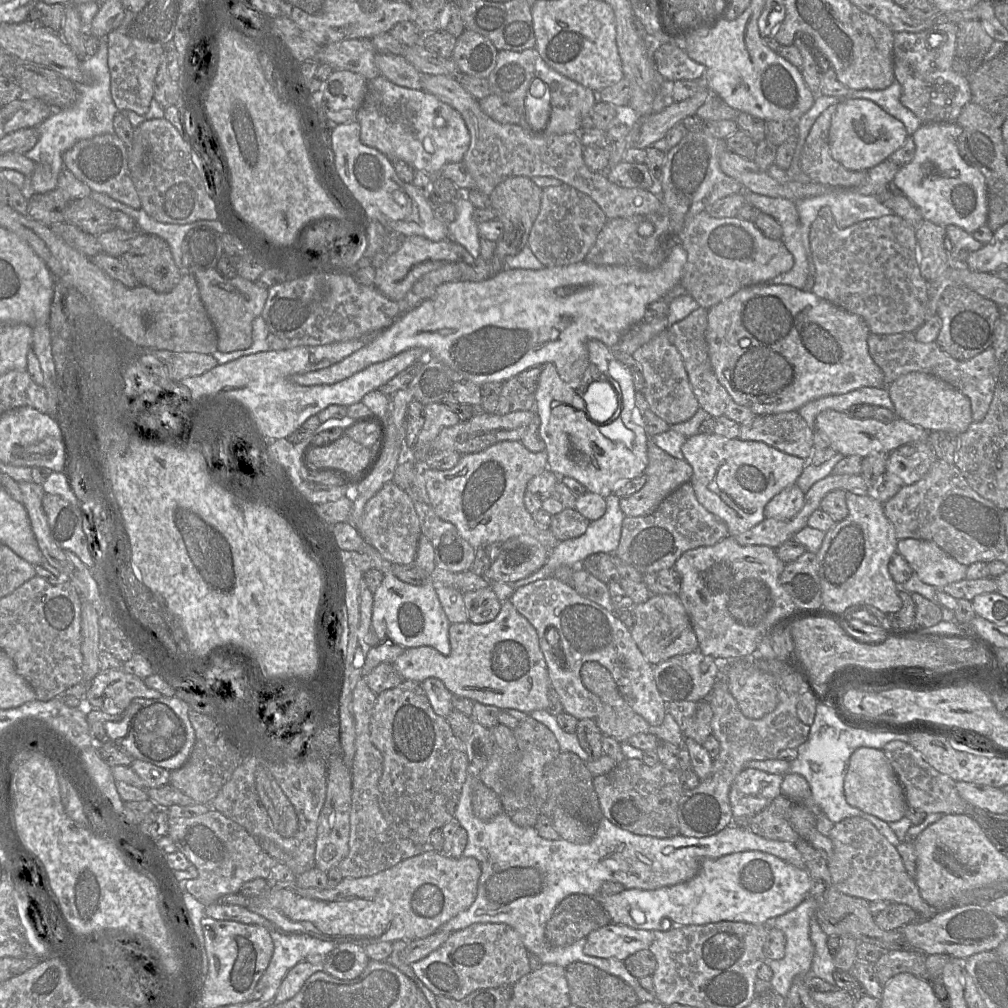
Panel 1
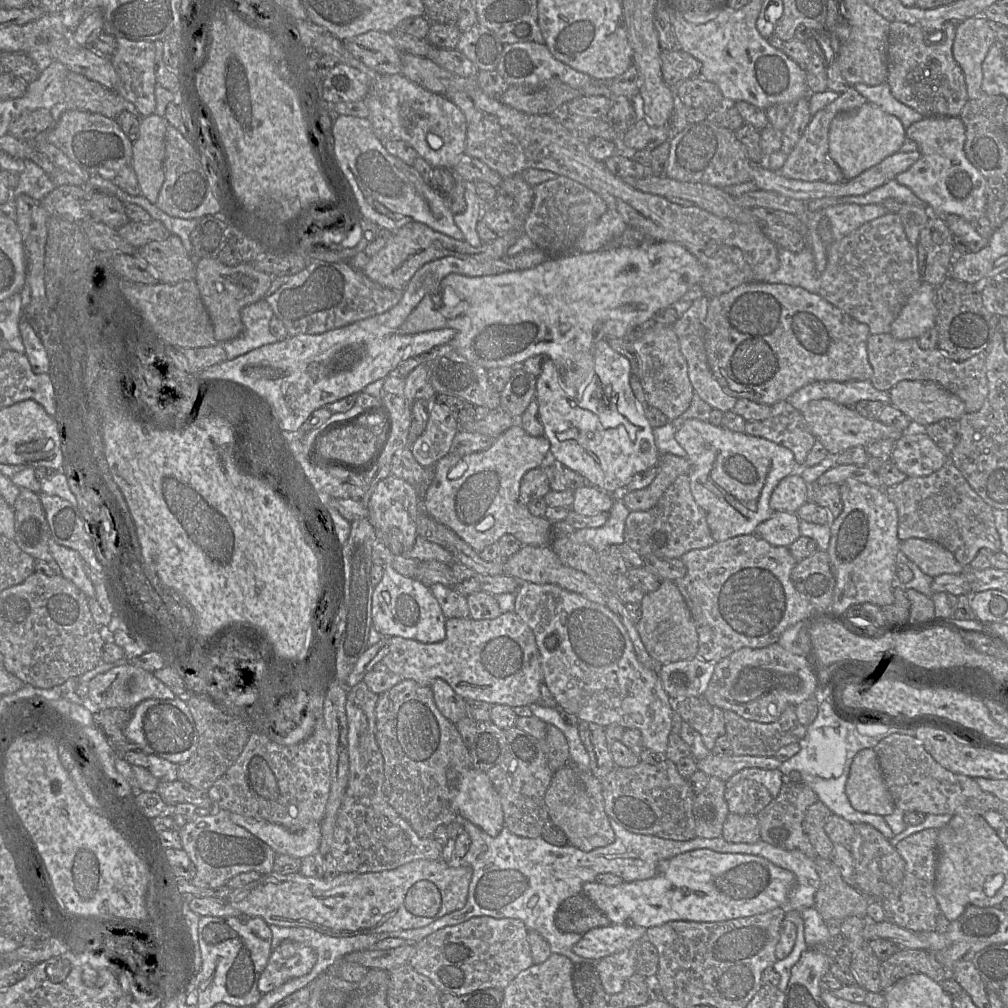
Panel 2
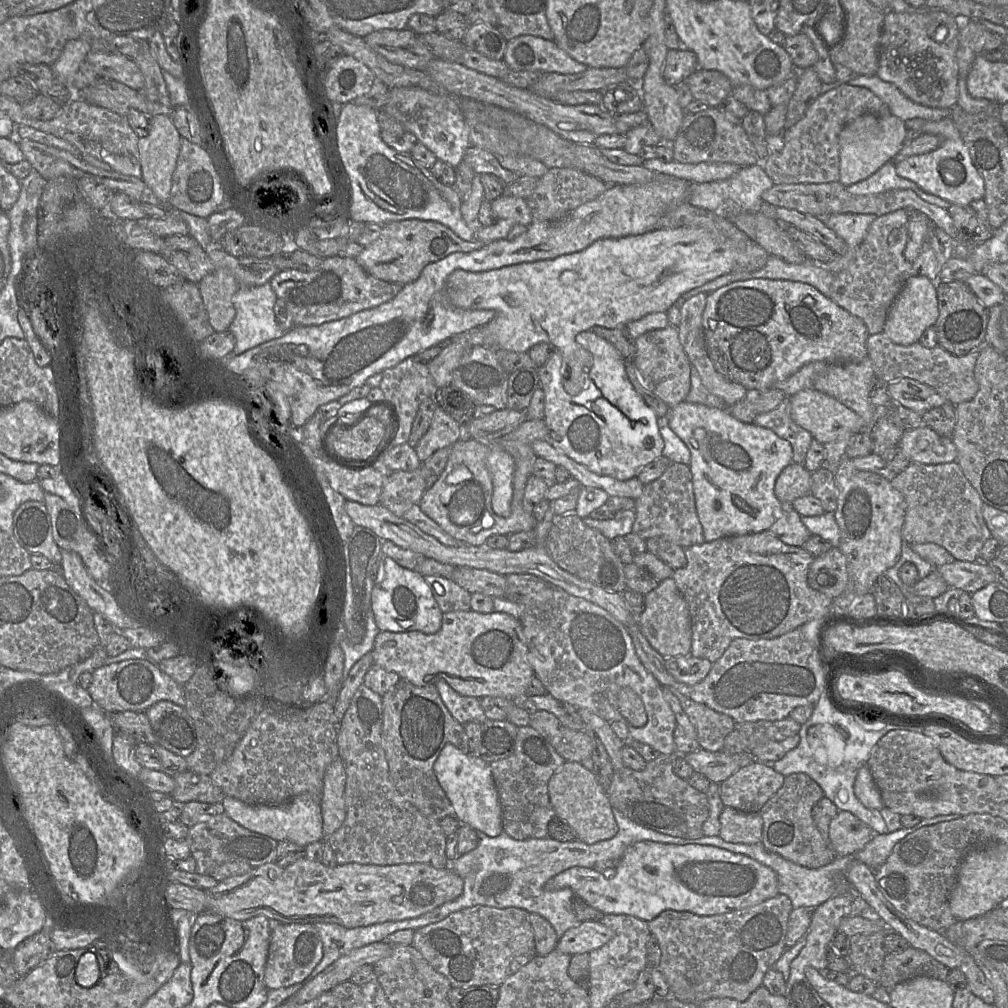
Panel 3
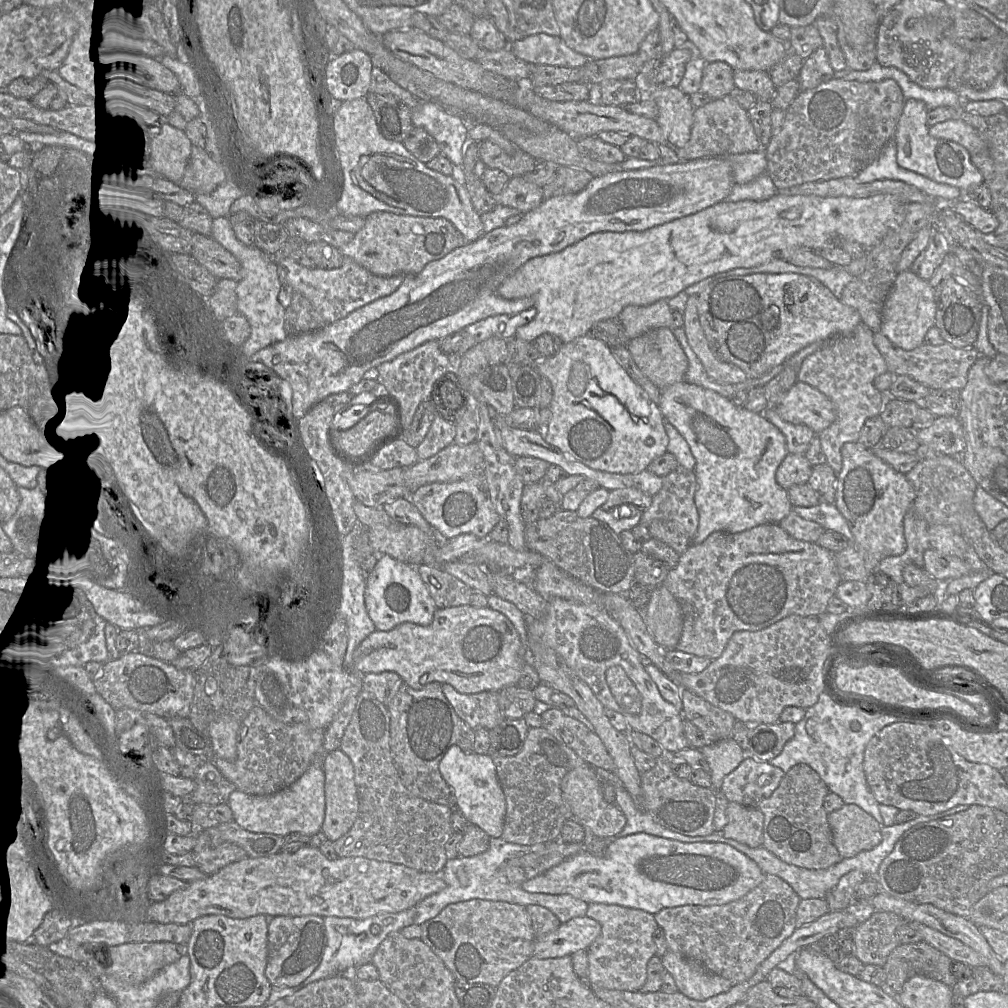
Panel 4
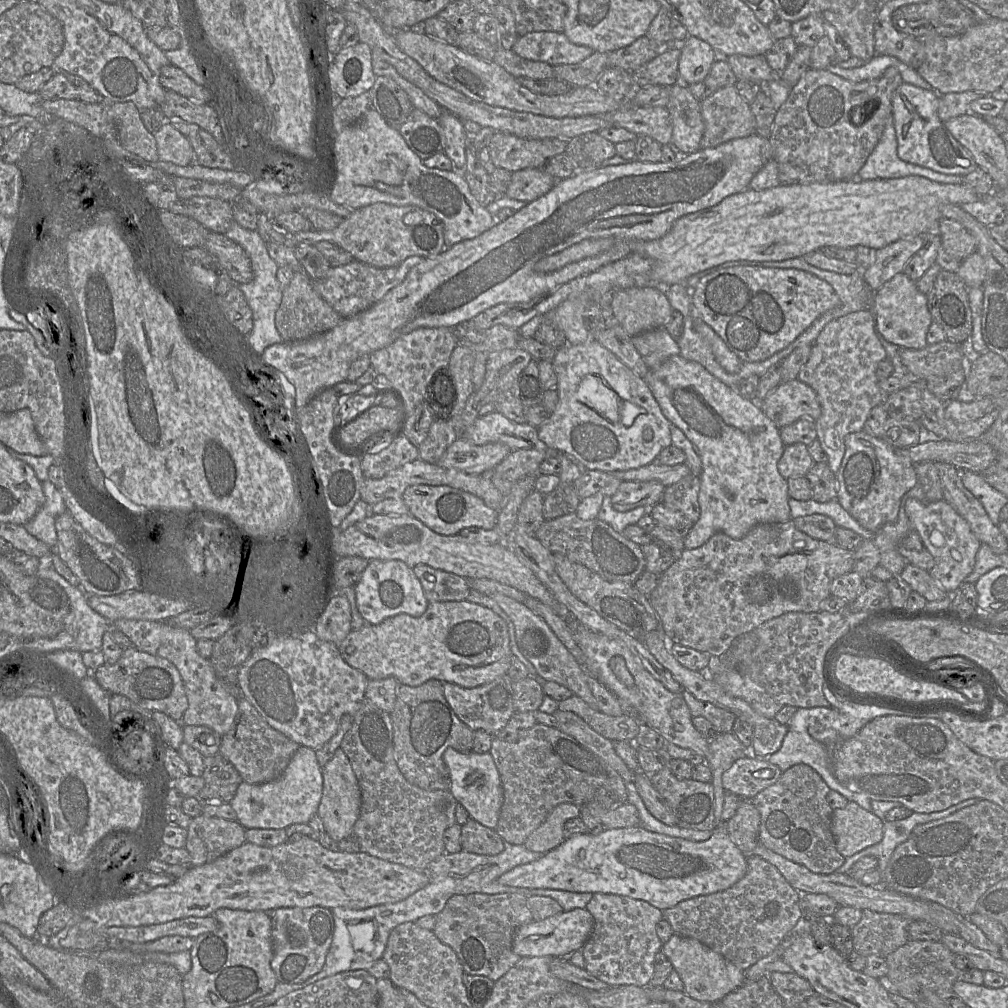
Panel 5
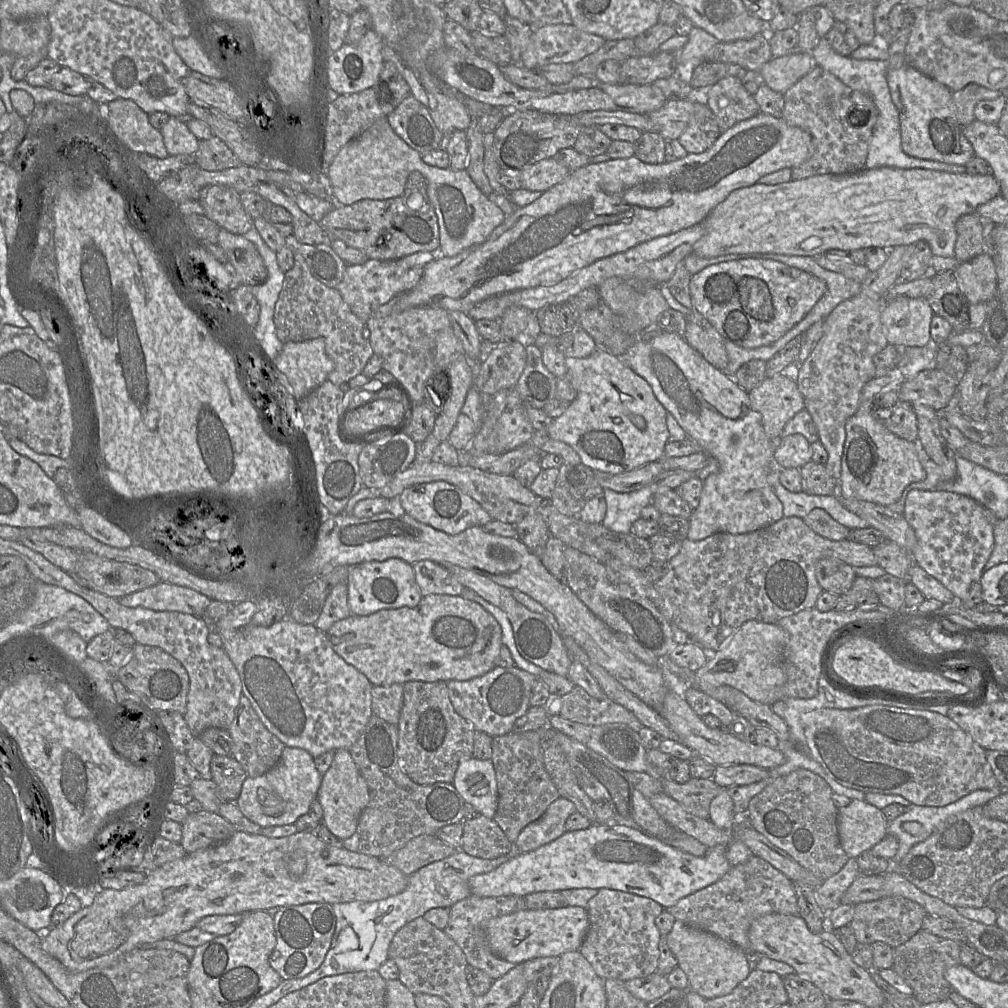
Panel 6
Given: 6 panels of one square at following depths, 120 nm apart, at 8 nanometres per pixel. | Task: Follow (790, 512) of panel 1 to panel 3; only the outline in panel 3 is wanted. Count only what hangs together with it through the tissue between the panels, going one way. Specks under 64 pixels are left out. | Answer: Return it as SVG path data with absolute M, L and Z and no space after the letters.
M792 462L778 475L774 493L784 506L790 506L795 499L809 494L810 487L811 472L802 463Z

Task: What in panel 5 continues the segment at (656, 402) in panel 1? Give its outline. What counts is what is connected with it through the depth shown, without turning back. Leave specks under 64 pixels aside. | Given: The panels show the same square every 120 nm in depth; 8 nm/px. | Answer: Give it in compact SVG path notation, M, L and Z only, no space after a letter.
M664 328L633 336L632 343L650 370L658 368L668 358L680 354L677 340Z

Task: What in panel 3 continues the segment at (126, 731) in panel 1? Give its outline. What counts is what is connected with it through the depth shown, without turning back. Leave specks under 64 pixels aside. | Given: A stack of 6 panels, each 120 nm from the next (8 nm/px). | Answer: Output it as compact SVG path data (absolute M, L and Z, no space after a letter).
M161 700L145 711L157 737L157 743L186 758L197 745L194 722L185 707Z

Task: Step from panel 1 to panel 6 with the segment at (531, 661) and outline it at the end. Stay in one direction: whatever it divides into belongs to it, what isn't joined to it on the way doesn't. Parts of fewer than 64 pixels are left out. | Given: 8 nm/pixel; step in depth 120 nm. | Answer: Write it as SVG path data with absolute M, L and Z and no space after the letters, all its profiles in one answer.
M432 594L422 597L420 603L413 608L382 609L368 616L350 615L335 622L326 632L334 651L349 665L364 674L372 686L388 686L393 683L404 684L408 681L434 682L458 680L465 681L482 676L497 666L497 658L502 646L502 631L496 619L481 605L460 596Z

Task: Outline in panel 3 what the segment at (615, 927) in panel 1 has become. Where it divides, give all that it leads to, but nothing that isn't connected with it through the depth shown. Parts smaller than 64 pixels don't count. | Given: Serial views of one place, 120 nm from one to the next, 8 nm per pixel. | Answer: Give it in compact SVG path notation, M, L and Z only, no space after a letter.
M583 921L578 926L568 929L557 941L556 950L561 953L590 953L609 942L614 932L598 921Z

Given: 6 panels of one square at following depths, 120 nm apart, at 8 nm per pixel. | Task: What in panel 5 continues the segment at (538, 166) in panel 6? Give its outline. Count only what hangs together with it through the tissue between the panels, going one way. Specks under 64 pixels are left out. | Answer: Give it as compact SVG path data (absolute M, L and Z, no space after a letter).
M528 168L512 173L505 195L509 198L532 202L549 192L557 180L540 168Z

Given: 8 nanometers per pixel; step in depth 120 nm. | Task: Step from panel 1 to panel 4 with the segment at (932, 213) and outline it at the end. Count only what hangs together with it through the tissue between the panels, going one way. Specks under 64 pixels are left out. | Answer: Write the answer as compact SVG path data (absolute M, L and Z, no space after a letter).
M907 99L897 122L894 140L897 148L897 163L933 181L946 183L959 189L984 182L979 169L972 163L969 152L960 144L929 134L926 123L928 108L923 101Z

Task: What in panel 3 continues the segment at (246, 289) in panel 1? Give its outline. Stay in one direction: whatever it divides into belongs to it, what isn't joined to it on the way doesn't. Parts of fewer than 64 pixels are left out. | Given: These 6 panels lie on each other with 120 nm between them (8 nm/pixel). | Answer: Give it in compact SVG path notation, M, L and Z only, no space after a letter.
M220 243L213 248L205 248L214 269L207 274L199 283L198 287L207 310L209 321L215 332L227 331L235 317L235 309L232 302L233 295L242 286L260 286L270 282L278 273L272 257L256 258L243 255L239 258L226 253Z

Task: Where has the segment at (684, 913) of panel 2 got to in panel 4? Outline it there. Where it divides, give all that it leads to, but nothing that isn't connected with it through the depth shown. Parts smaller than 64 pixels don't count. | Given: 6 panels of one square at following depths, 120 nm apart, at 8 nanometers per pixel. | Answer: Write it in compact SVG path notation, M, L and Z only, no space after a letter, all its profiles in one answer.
M648 833L617 837L601 857L589 851L565 859L546 872L525 881L522 888L531 893L569 894L586 903L615 904L656 914L663 908L682 905L722 905L746 895L759 885L765 874L748 856L724 842L685 843Z

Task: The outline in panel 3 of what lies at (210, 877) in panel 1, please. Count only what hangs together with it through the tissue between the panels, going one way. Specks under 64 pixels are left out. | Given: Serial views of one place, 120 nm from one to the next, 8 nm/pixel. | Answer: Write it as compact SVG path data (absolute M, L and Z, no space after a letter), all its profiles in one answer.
M225 812L206 816L190 827L185 840L190 847L191 855L196 860L196 872L202 875L211 876L214 869L227 862L245 862L255 868L276 860L277 841L245 829L233 821Z

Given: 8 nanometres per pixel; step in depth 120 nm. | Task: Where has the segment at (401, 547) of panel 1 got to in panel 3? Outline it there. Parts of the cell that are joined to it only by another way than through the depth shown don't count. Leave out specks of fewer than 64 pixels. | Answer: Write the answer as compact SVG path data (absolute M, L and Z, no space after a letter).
M423 465L413 471L386 474L379 504L398 517L403 517L413 505L418 505L426 491Z

